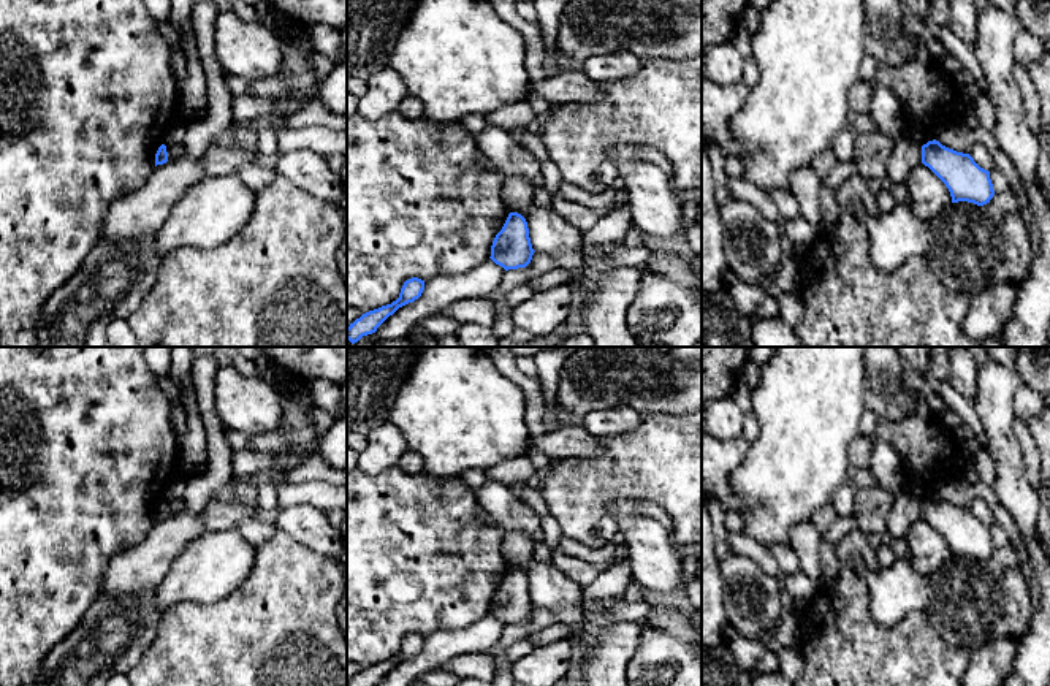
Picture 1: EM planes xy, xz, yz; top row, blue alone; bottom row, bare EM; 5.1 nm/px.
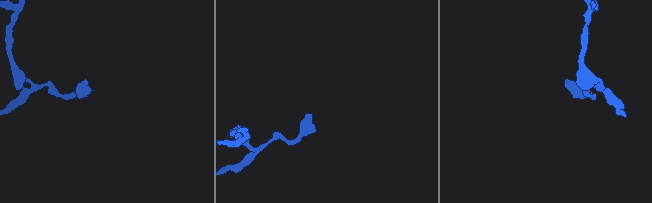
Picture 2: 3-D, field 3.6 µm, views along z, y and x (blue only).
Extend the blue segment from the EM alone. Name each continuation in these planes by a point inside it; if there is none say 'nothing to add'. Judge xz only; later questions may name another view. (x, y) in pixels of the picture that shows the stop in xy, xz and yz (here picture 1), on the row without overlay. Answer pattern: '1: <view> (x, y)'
nothing to add

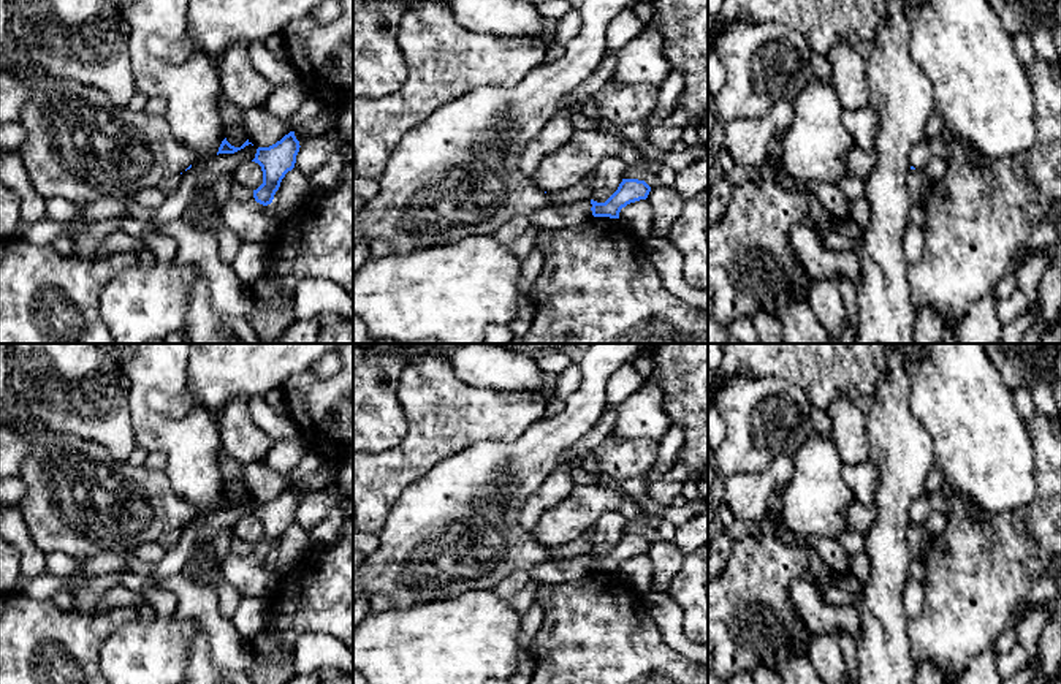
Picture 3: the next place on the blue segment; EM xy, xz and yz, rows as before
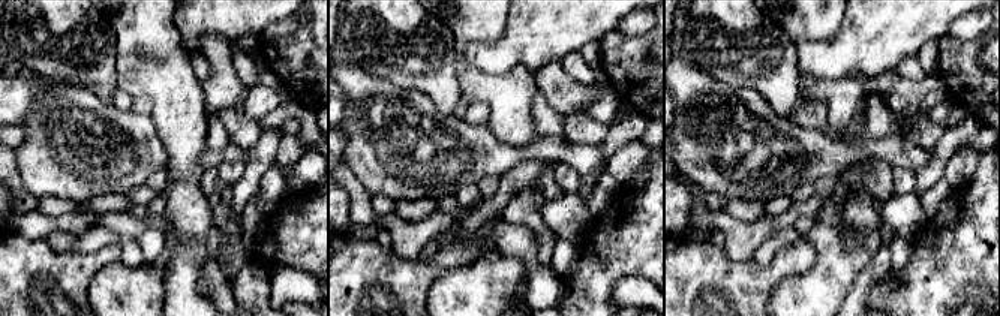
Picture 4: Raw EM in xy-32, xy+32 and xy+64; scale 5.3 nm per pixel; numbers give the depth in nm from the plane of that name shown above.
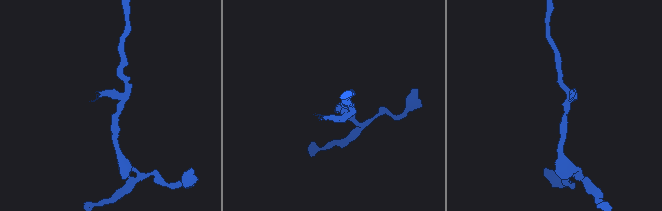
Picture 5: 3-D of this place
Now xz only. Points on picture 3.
nothing to add

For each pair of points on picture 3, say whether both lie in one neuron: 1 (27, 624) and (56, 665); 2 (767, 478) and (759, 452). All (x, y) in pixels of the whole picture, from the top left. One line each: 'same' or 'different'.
1: same
2: different

